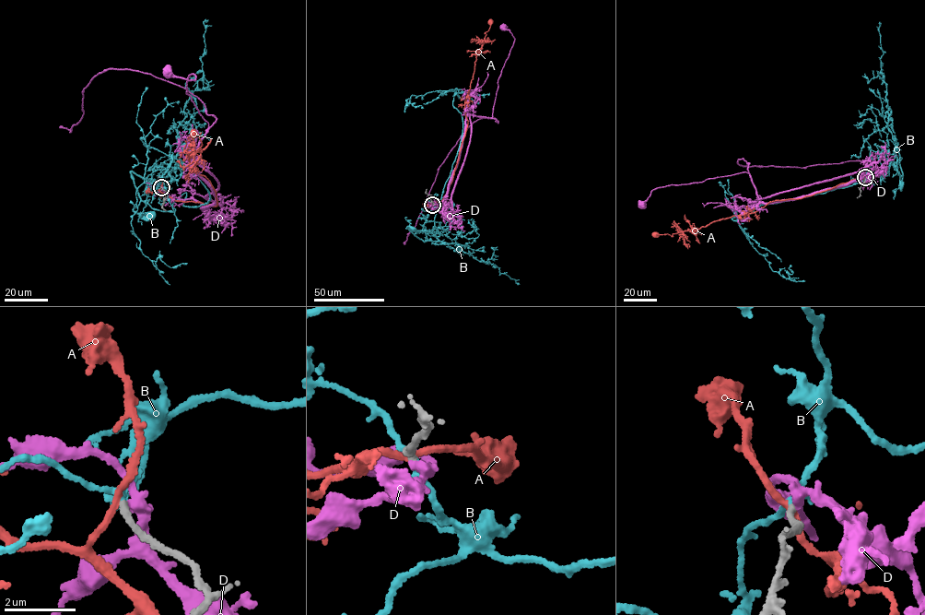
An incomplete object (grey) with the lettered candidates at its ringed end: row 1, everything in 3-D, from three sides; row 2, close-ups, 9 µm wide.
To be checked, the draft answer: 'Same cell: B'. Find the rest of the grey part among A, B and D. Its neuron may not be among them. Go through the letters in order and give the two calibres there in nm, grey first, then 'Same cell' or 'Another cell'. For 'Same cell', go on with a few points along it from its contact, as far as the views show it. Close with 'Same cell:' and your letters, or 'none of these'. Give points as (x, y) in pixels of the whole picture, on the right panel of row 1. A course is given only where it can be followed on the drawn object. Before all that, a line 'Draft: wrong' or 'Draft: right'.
Draft: right
A: Thickness 160 nm (grey) against 160 nm. Another cell
B: Thickness 160 nm (grey) against 170 nm. Same cell. Its course: (865, 177), (867, 173), (872, 176), (886, 171), (890, 164), (899, 158), (902, 183)
D: Thickness 160 nm (grey) against 240 nm. Another cell
Same cell: B

